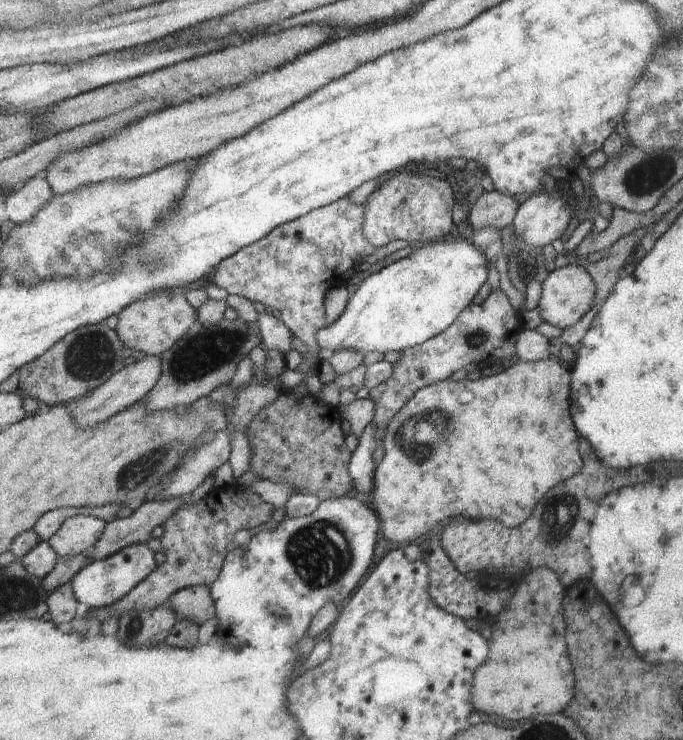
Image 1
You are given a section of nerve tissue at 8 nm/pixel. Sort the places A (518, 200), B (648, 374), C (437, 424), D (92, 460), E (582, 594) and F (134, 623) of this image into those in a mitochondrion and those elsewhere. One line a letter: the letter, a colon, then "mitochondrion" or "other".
A: other
B: other
C: mitochondrion
D: other
E: other
F: mitochondrion

